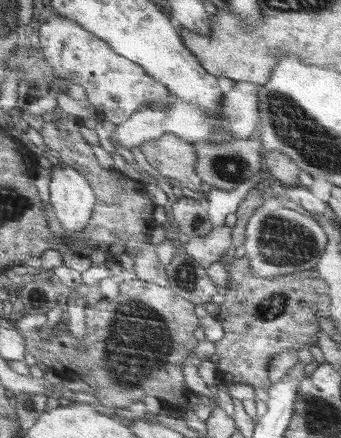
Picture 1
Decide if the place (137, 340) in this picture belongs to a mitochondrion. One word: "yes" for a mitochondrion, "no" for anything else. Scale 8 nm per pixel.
yes

